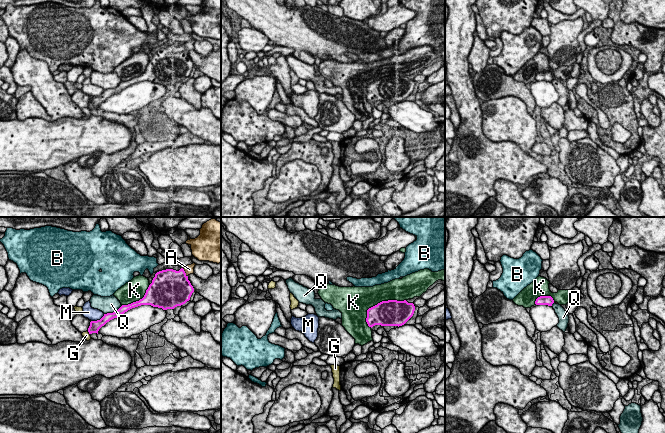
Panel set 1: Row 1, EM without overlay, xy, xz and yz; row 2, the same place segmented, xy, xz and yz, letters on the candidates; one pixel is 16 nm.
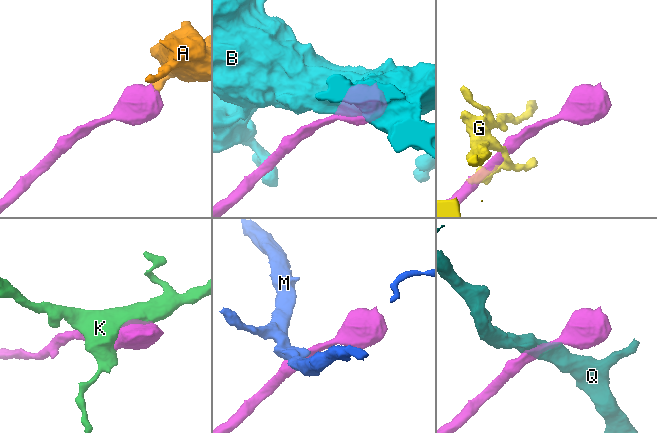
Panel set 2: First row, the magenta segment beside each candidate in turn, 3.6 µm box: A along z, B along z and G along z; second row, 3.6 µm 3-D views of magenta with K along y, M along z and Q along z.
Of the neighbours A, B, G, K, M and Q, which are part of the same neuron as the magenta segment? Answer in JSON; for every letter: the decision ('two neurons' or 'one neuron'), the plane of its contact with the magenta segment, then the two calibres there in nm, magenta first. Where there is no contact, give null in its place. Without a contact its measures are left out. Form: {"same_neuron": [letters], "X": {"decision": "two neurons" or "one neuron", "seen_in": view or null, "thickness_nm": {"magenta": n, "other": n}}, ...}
{"same_neuron": ["A"], "A": {"decision": "one neuron", "seen_in": "xy", "thickness_nm": {"magenta": 460, "other": 160}}, "B": {"decision": "two neurons", "seen_in": "xy", "thickness_nm": {"magenta": 480, "other": 30}}, "G": {"decision": "two neurons", "seen_in": "xy", "thickness_nm": {"magenta": 170, "other": 120}}, "K": {"decision": "two neurons", "seen_in": "xz", "thickness_nm": {"magenta": 420, "other": 360}}, "M": {"decision": "two neurons", "seen_in": "xy", "thickness_nm": {"magenta": 170, "other": 200}}, "Q": {"decision": "two neurons", "seen_in": "xy", "thickness_nm": {"magenta": 130, "other": 260}}}

